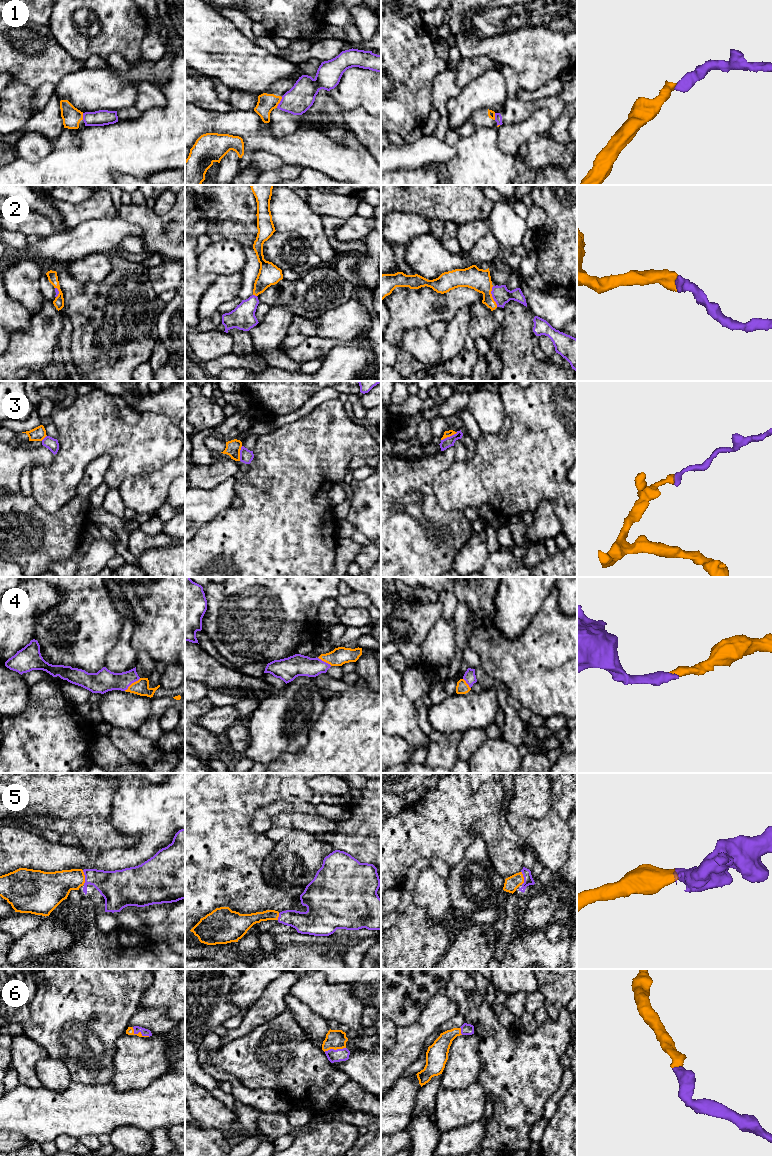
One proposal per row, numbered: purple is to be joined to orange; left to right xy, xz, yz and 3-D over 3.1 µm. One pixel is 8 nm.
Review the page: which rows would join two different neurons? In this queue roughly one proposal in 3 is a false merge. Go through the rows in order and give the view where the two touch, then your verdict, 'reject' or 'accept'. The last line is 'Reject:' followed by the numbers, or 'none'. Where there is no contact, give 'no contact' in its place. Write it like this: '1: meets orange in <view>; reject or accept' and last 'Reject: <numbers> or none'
1: meets orange in xz; reject
2: meets orange in yz; accept
3: meets orange in yz; reject
4: meets orange in xy; accept
5: meets orange in xy; accept
6: meets orange in xy; accept
Reject: 1, 3

